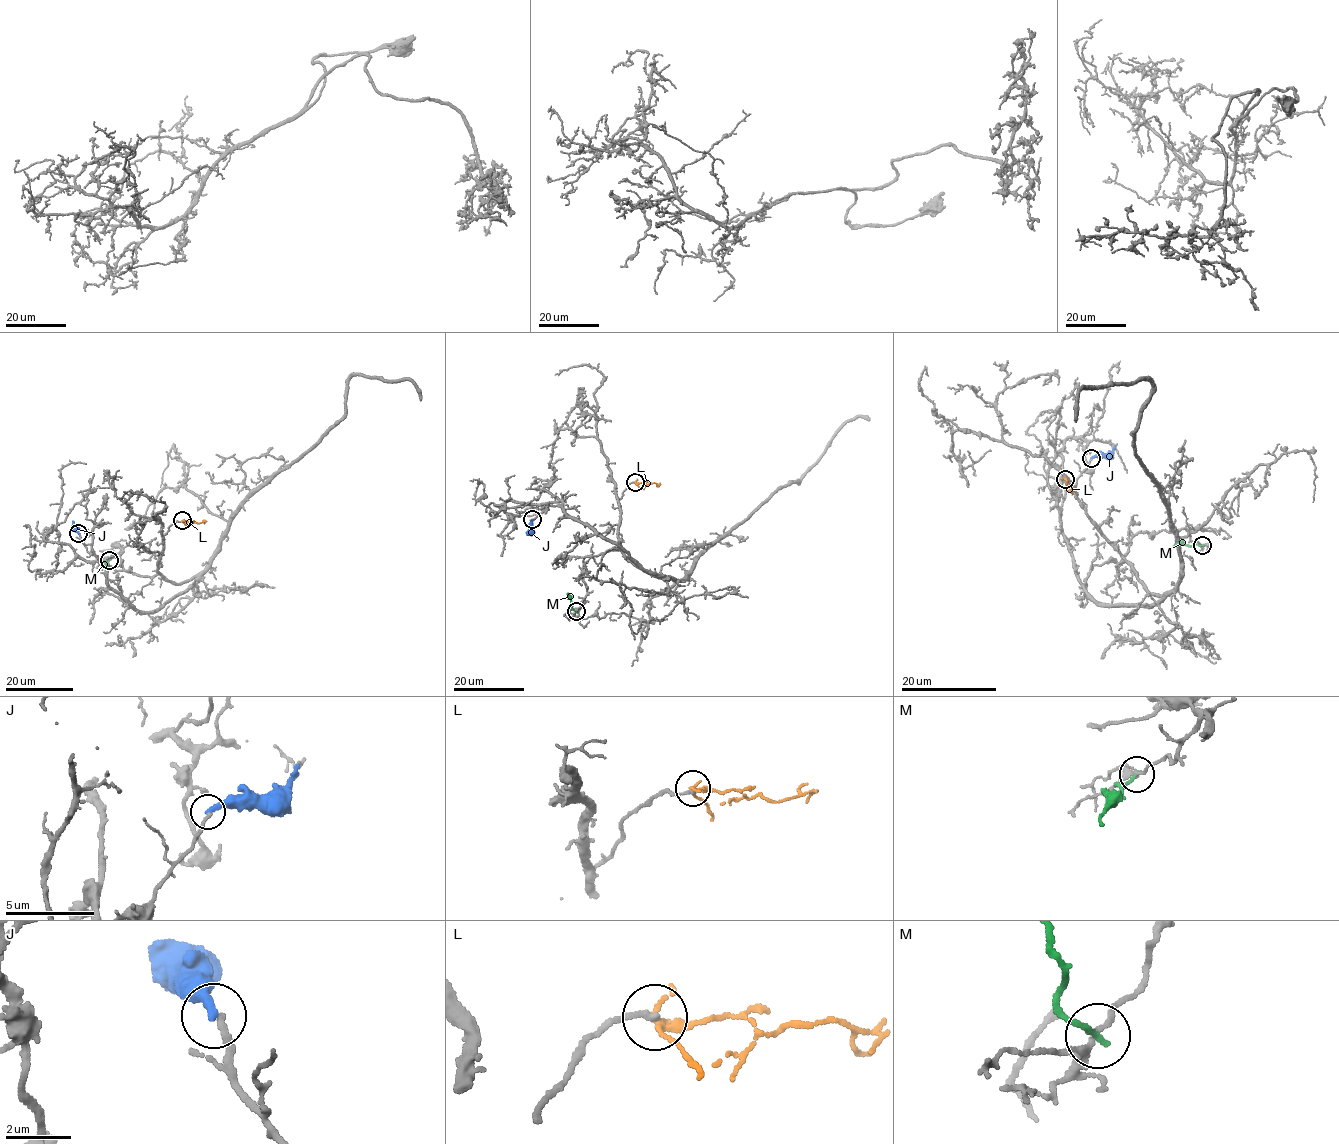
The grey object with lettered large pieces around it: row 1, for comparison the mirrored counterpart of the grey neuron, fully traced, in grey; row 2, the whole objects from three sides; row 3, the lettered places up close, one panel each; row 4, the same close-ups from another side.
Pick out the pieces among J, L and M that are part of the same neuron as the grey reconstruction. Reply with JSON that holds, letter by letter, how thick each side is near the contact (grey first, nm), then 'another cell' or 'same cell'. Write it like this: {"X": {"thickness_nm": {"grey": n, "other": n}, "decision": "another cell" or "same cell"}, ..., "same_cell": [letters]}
{"J": {"thickness_nm": {"grey": 200, "other": 280}, "decision": "another cell"}, "L": {"thickness_nm": {"grey": 180, "other": 220}, "decision": "another cell"}, "M": {"thickness_nm": {"grey": 220, "other": 190}, "decision": "another cell"}, "same_cell": []}

